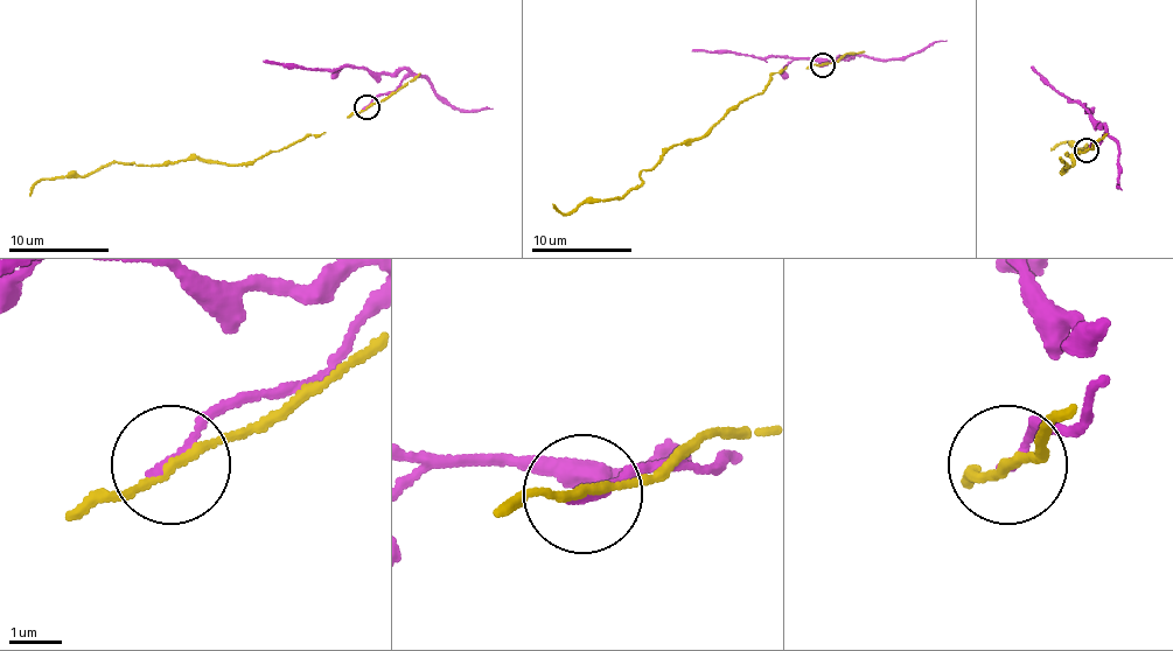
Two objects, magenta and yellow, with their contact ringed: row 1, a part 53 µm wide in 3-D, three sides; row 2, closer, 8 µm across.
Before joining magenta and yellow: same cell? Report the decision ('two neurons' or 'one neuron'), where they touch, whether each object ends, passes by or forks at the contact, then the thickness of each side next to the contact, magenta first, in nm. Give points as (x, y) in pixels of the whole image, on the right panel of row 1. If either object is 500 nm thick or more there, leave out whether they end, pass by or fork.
two neurons | (1087, 151) | magenta ends | yellow passes by | 160/140 nm

